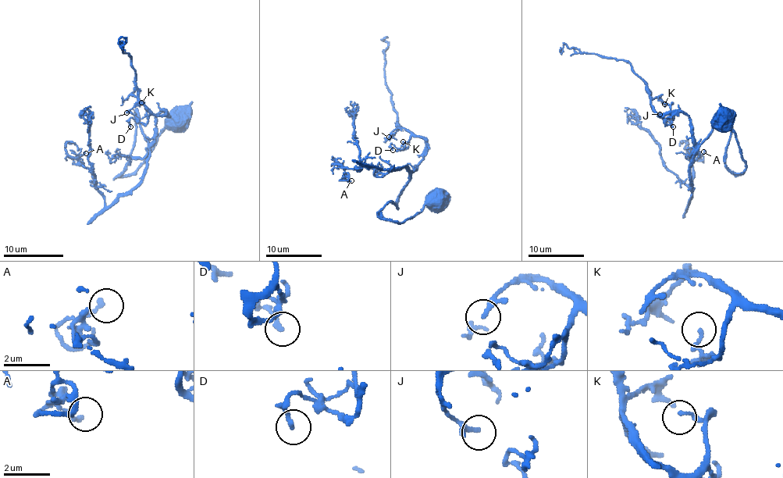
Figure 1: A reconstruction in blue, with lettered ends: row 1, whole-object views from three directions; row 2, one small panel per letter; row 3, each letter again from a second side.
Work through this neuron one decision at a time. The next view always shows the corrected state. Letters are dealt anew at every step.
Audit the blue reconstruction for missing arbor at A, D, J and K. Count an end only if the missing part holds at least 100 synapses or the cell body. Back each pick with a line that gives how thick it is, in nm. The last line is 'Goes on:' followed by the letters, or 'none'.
Goes on: none

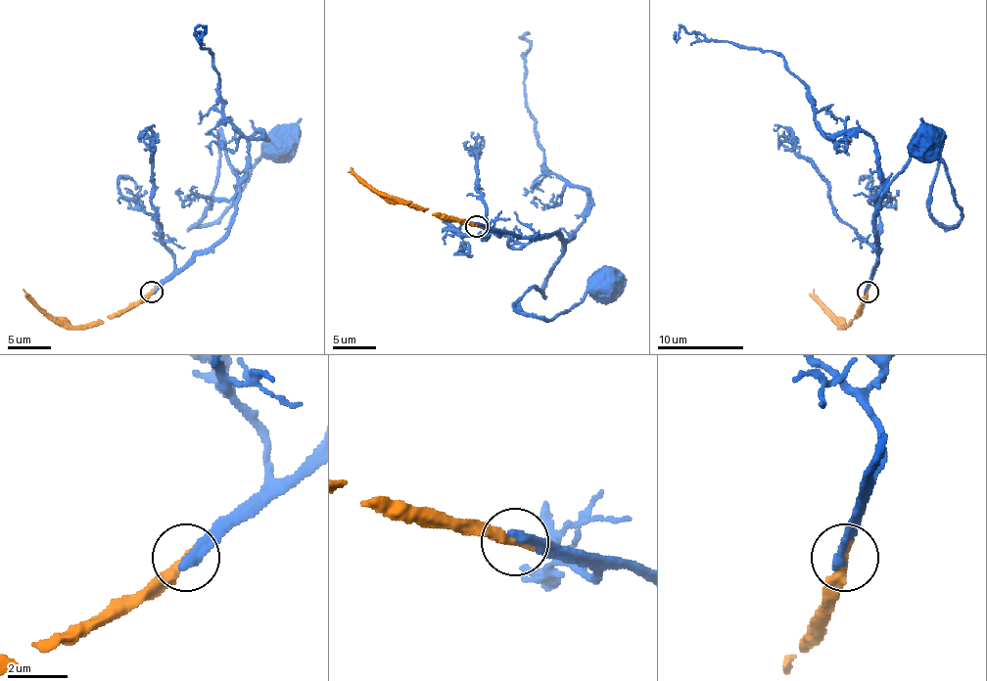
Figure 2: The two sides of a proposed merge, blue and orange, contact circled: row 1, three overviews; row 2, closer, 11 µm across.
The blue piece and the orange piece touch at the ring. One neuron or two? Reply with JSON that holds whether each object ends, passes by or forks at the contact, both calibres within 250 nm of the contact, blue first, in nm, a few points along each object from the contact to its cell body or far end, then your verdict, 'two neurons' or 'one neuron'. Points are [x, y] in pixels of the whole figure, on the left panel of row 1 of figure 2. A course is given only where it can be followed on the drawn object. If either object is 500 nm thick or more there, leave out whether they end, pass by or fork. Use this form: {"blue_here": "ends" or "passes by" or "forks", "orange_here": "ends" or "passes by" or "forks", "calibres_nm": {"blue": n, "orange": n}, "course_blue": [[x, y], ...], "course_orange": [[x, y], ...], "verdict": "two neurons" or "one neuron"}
{"blue_here": "ends", "orange_here": "ends", "calibres_nm": {"blue": 400, "orange": 320}, "course_blue": [[152, 292], [225, 234], [238, 173], [218, 135], [212, 202], [195, 225], [216, 218], [251, 169], [279, 141]], "course_orange": [[152, 292], [102, 320], [68, 326], [51, 318], [23, 290]], "verdict": "one neuron"}

